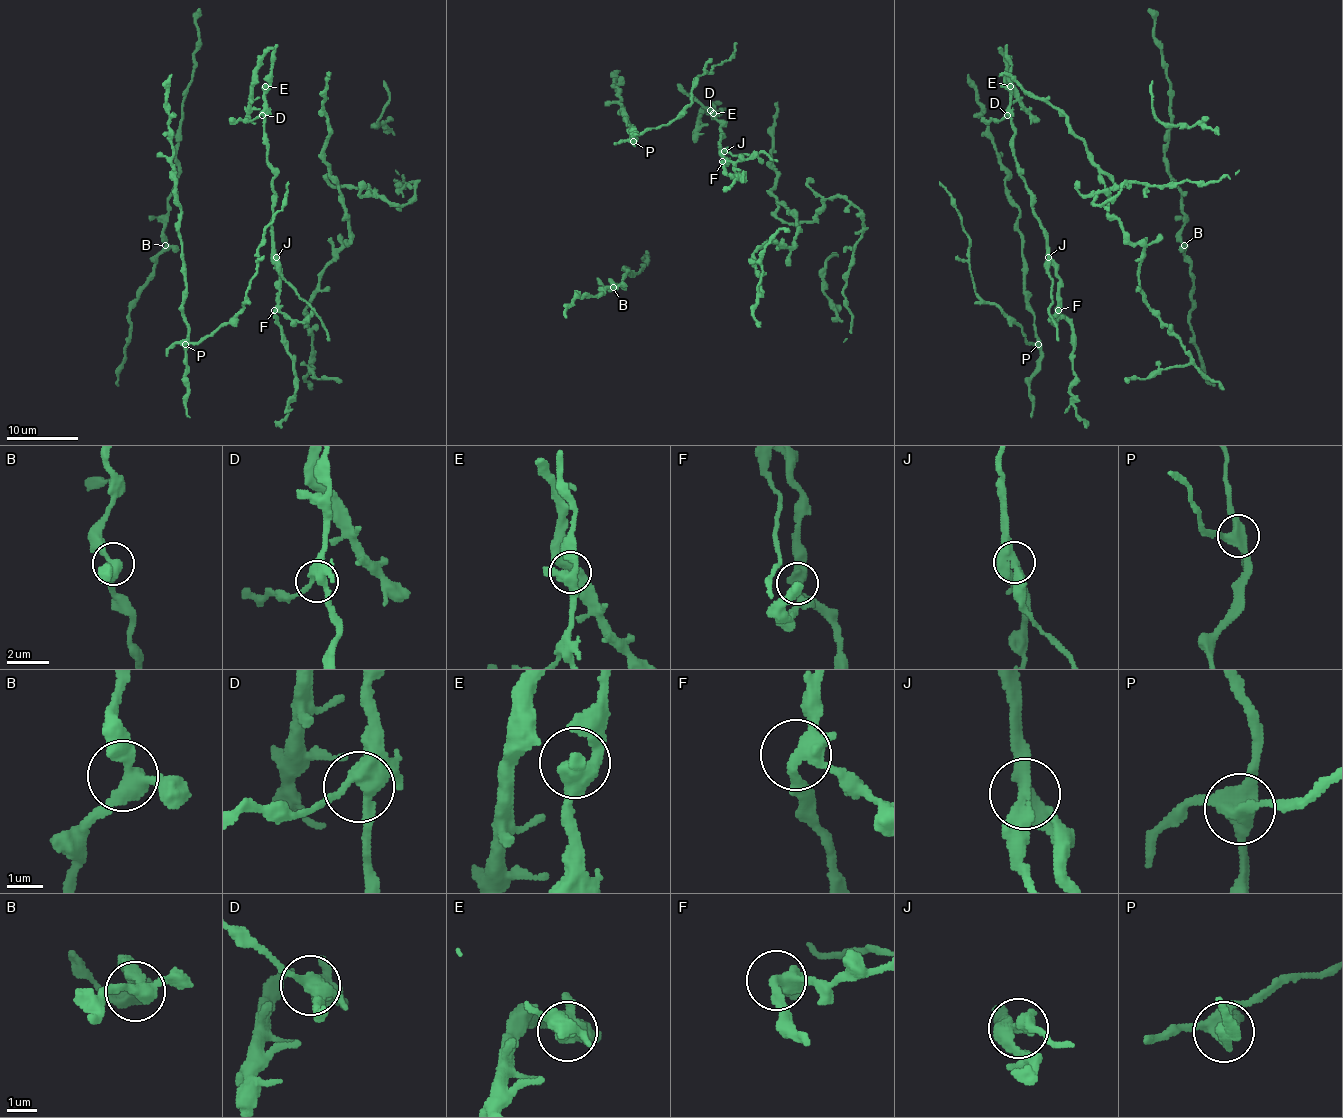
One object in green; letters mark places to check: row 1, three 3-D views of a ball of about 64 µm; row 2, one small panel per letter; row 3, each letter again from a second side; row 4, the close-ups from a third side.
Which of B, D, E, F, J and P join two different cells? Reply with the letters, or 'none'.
J, P

